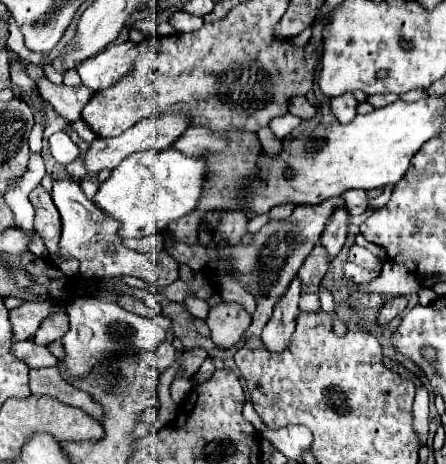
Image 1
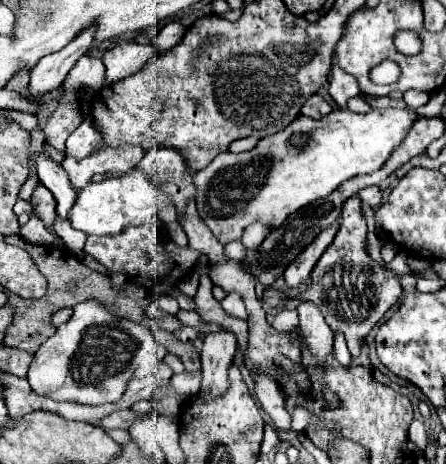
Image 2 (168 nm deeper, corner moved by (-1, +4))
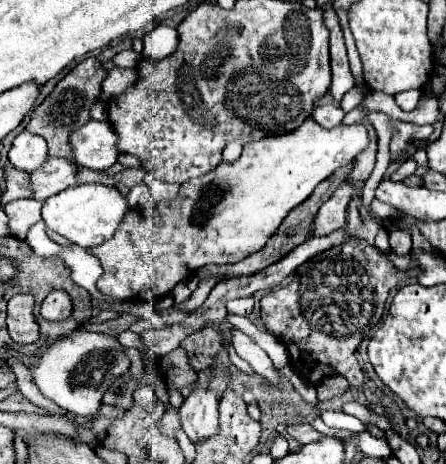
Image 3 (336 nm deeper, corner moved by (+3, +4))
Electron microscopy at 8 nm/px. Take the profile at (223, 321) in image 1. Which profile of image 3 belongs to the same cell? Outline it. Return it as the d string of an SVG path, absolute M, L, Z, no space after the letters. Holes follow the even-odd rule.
M192 390L178 408L180 426L192 444L218 434L218 400L212 390Z

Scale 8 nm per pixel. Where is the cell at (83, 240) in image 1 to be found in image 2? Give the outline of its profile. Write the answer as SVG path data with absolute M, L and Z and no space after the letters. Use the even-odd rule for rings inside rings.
M44 152L36 158L36 166L38 166L38 178L40 182L54 194L58 206L56 206L56 214L62 220L68 220L70 210L76 202L78 190L72 186L68 174L64 172L62 166L58 166L54 160L50 160Z

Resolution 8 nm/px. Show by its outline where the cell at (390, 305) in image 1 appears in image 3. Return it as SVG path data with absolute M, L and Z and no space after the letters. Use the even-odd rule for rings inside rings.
M364 122L366 128L368 128L368 136L370 136L370 148L366 148L356 164L354 164L354 170L352 174L348 176L348 180L356 186L356 196L352 198L350 202L350 208L348 208L348 232L352 234L352 240L348 244L344 244L342 248L330 248L326 252L320 252L318 256L310 258L306 264L298 266L296 272L294 272L294 278L288 286L284 288L278 288L278 290L272 290L268 292L262 300L260 300L260 318L262 318L262 324L266 328L268 334L280 338L284 344L286 344L286 350L288 350L288 360L290 360L290 366L294 368L294 372L306 380L308 384L312 386L318 386L324 378L328 376L334 376L334 374L342 374L346 380L350 380L350 384L354 388L360 388L362 382L364 382L364 372L356 360L356 350L360 346L360 342L368 336L368 332L380 322L382 318L382 312L384 312L384 302L390 294L390 290L398 284L404 284L408 280L408 276L418 276L418 270L410 270L410 272L402 272L398 268L392 266L392 262L376 248L376 246L370 246L366 240L358 238L356 236L356 230L360 228L360 214L358 214L358 202L360 202L360 190L362 190L362 184L364 180L372 174L374 170L374 162L376 162L376 130L370 122Z

